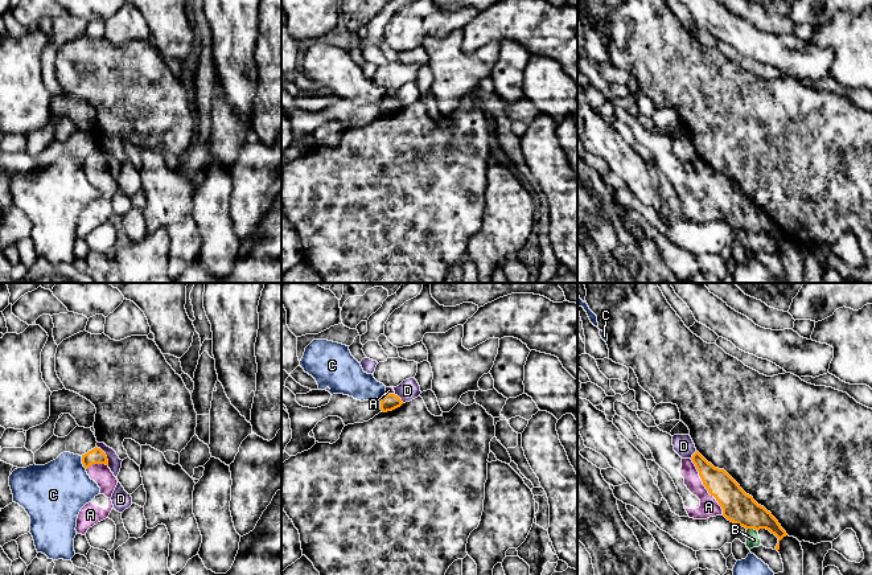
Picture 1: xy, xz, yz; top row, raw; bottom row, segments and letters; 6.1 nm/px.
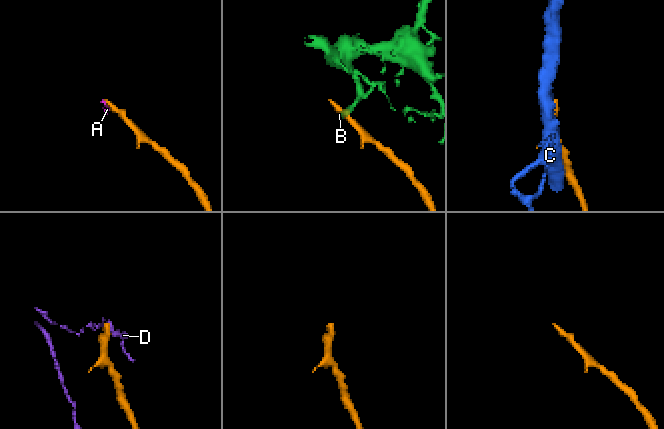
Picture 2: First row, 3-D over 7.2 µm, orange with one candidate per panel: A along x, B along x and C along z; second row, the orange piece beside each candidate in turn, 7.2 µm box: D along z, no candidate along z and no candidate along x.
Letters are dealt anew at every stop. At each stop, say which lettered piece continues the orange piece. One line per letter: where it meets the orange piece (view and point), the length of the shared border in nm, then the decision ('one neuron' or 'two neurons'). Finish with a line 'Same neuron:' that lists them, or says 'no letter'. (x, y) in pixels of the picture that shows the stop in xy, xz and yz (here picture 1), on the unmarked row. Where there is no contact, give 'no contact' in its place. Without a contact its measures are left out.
A: contact yz (704, 189); length 400 nm; one neuron
B: contact yz (751, 231); length 60 nm; two neurons
C: contact xy (82, 167); length 90 nm; two neurons
D: contact xy (105, 159); length 140 nm; two neurons
Same neuron: A

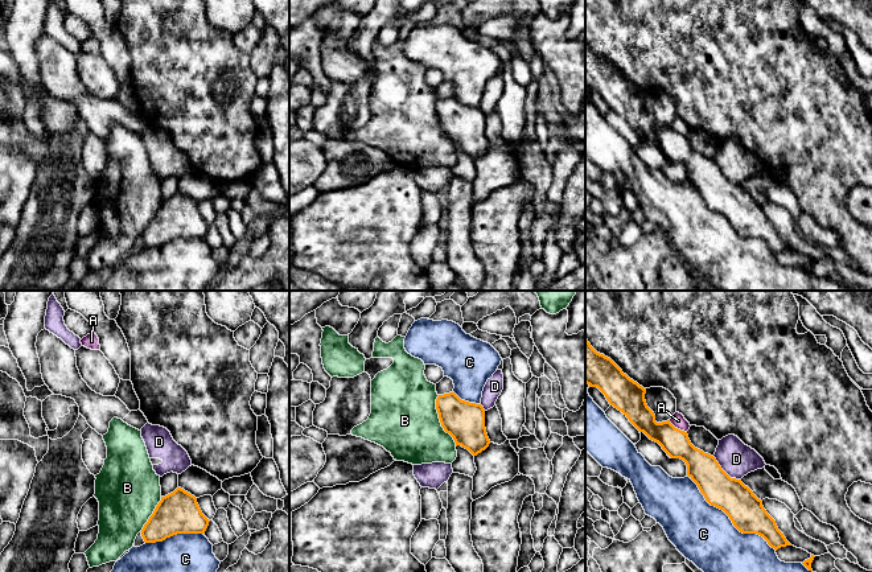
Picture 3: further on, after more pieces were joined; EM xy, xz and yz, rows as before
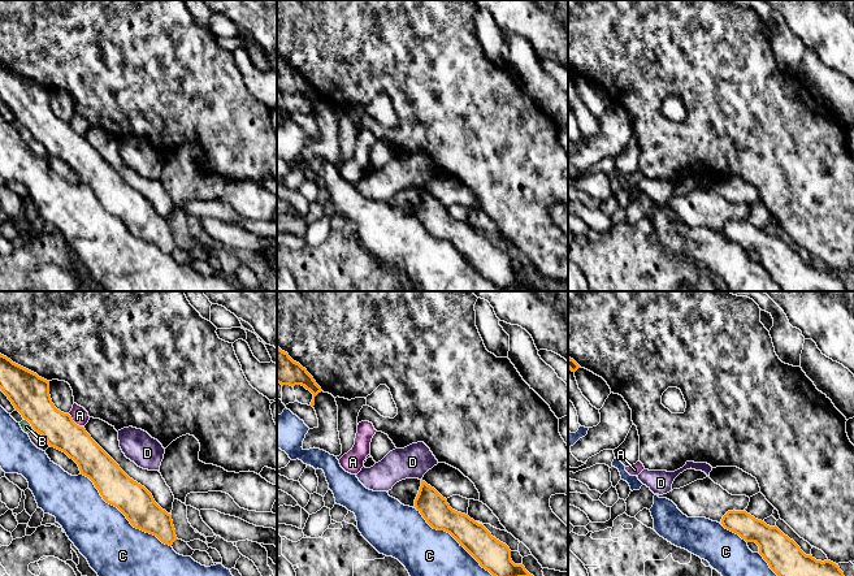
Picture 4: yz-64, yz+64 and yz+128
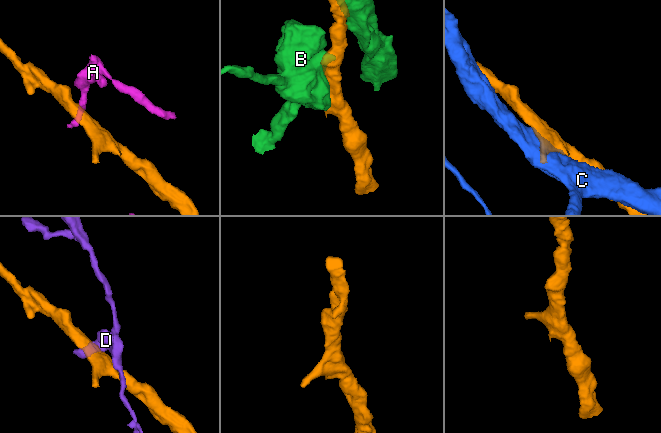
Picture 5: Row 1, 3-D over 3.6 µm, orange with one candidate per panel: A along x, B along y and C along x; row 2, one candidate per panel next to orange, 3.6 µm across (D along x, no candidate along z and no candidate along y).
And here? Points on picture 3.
A: contact yz (677, 132); length 130 nm; two neurons
B: contact xz (440, 124); length 340 nm; two neurons
C: contact yz (729, 222); length 700 nm; two neurons
D: contact yz (724, 176); length 220 nm; two neurons
Same neuron: no letter

